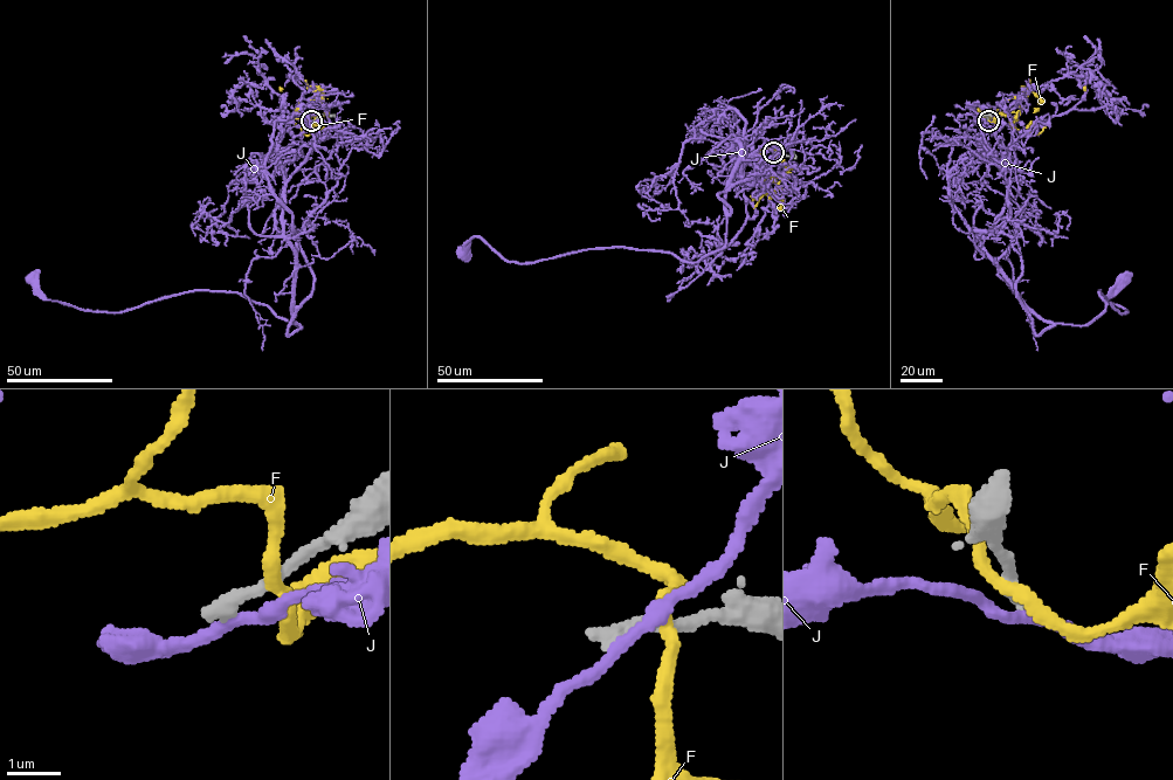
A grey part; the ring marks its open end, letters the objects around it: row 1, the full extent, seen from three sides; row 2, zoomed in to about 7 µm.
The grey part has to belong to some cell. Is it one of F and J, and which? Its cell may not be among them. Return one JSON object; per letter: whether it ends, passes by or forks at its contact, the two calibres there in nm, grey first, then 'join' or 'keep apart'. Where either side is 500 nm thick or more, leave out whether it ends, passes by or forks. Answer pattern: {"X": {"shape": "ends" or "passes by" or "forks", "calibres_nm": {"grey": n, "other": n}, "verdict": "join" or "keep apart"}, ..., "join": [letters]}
{"F": {"shape": "passes by", "calibres_nm": {"grey": 220, "other": 240}, "verdict": "keep apart"}, "J": {"shape": "passes by", "calibres_nm": {"grey": 320, "other": 200}, "verdict": "keep apart"}, "join": []}

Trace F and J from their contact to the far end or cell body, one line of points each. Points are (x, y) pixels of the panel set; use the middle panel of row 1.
F: (777, 152), (787, 172), (761, 185), (751, 201), (738, 246)
J: (774, 153), (739, 172), (731, 143), (725, 246), (696, 262), (463, 250)

